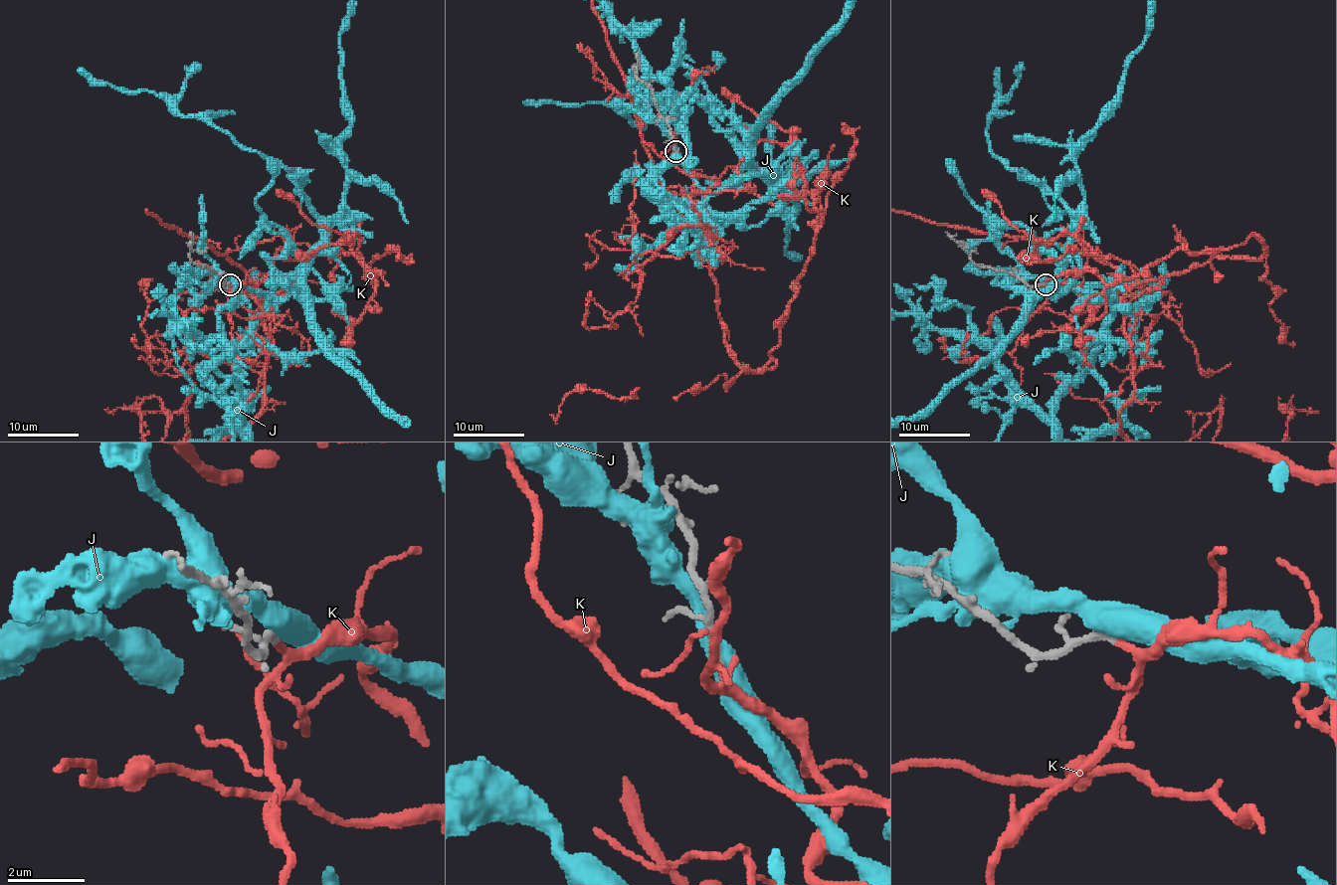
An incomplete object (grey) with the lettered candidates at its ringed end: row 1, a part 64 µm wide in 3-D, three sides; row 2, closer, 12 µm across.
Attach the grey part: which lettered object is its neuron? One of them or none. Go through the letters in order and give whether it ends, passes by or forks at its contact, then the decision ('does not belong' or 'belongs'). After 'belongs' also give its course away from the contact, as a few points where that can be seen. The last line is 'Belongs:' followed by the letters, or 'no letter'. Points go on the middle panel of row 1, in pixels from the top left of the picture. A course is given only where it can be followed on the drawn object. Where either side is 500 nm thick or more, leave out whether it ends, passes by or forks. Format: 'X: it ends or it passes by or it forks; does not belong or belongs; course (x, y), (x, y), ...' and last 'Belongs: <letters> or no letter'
J: does not belong
K: it passes by; belongs
Belongs: K

